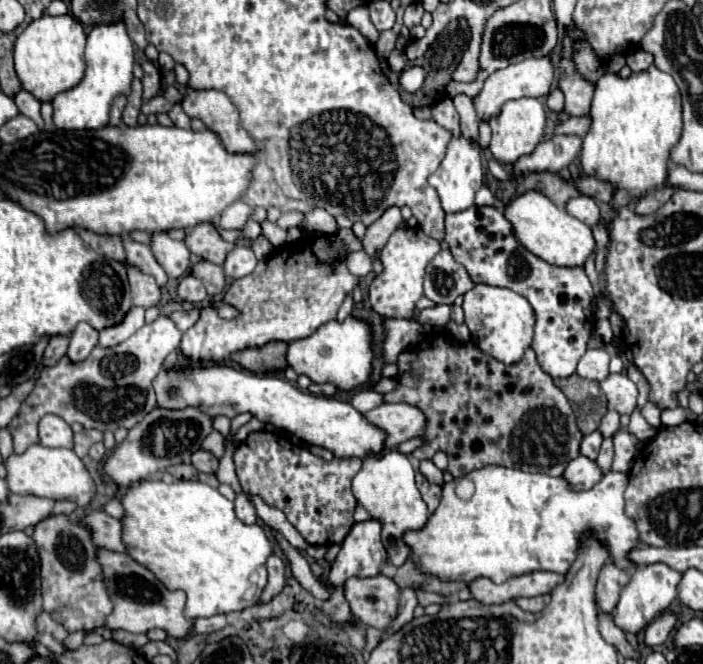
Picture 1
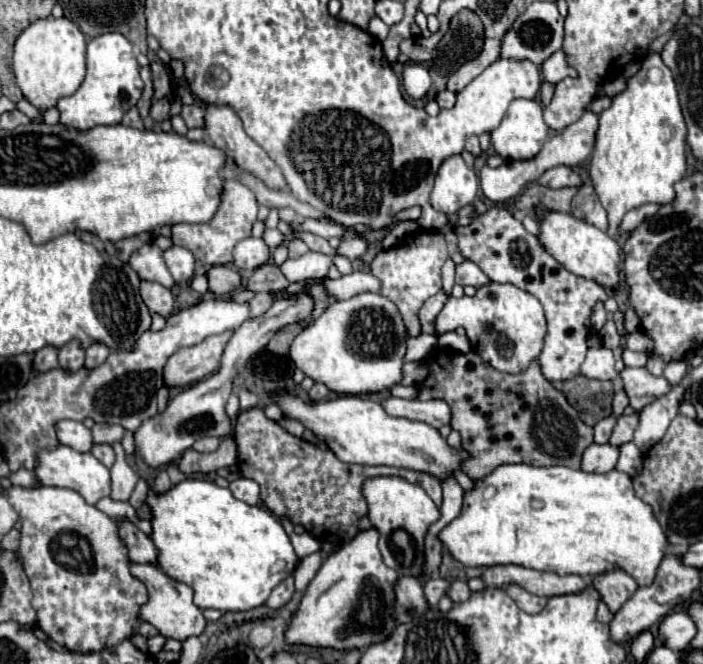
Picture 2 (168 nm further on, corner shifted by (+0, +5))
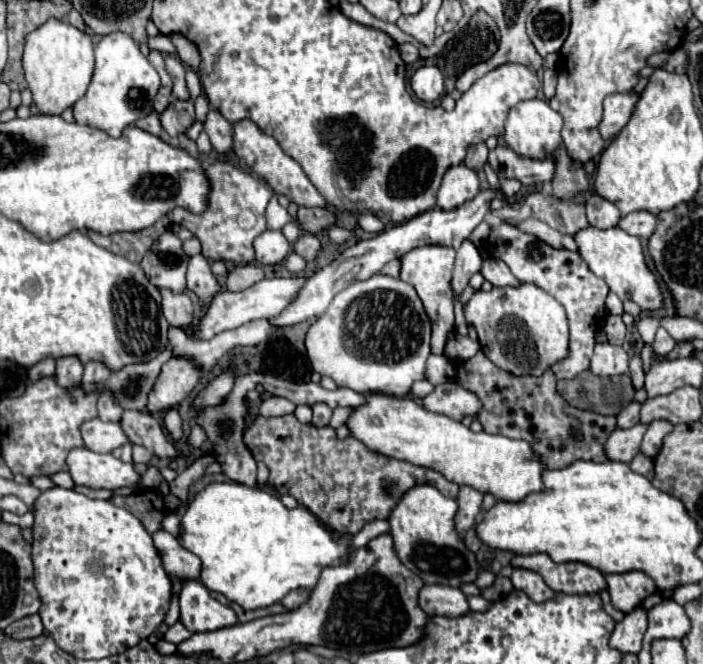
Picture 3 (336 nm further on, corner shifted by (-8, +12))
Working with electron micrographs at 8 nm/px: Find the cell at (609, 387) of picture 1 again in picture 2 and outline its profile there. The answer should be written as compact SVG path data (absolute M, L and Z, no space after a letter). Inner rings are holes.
M626 367L622 373L620 373L622 381L624 381L624 389L630 397L630 407L634 407L634 411L640 411L642 407L650 405L652 401L656 401L658 397L666 395L672 385L660 375L652 375L646 367L640 367L640 369L630 369Z

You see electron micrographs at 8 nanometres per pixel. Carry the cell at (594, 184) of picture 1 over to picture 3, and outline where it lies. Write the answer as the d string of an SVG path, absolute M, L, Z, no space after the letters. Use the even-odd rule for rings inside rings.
M496 146L494 150L490 150L488 164L500 178L516 178L526 186L552 182L556 174L554 156L544 160L530 160L530 158L518 156L508 146Z

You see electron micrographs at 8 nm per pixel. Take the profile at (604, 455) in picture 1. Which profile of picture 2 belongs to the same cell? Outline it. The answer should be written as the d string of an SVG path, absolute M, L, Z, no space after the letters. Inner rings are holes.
M634 413L634 415L630 415L630 417L622 415L622 417L618 419L618 425L616 425L612 437L610 437L610 443L612 443L612 445L622 445L622 443L632 441L632 433L634 433L634 429L638 427L638 419L640 419L638 413Z

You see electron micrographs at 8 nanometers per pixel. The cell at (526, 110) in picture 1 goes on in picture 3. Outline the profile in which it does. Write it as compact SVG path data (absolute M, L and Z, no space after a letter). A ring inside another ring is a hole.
M532 98L532 100L522 100L518 102L506 118L506 132L504 132L504 140L506 144L524 158L548 158L562 142L560 138L560 130L562 130L562 116L550 108L550 104L546 100L540 98Z

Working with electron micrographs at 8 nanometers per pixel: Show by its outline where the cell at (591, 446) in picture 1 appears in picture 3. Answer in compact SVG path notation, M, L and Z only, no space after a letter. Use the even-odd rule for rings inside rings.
M630 402L618 416L618 428L632 428L634 424L638 424L638 412L640 412L640 404L638 402Z

